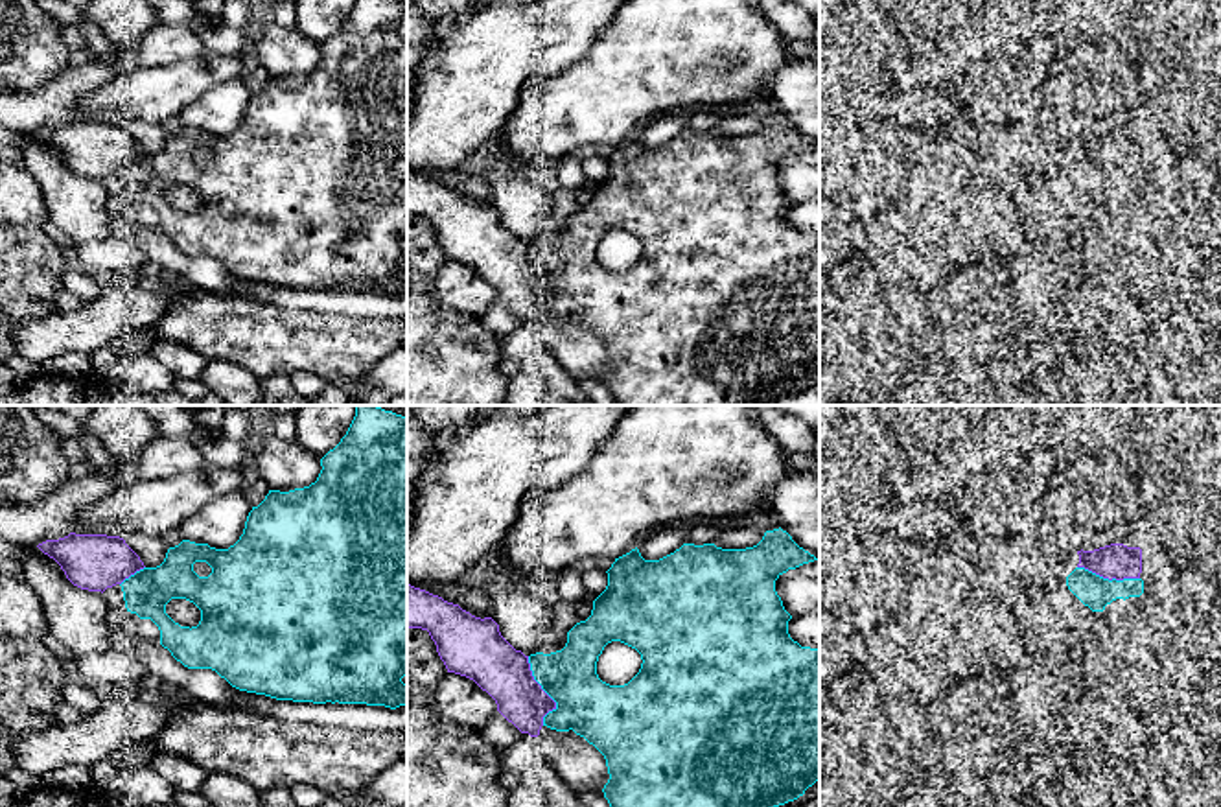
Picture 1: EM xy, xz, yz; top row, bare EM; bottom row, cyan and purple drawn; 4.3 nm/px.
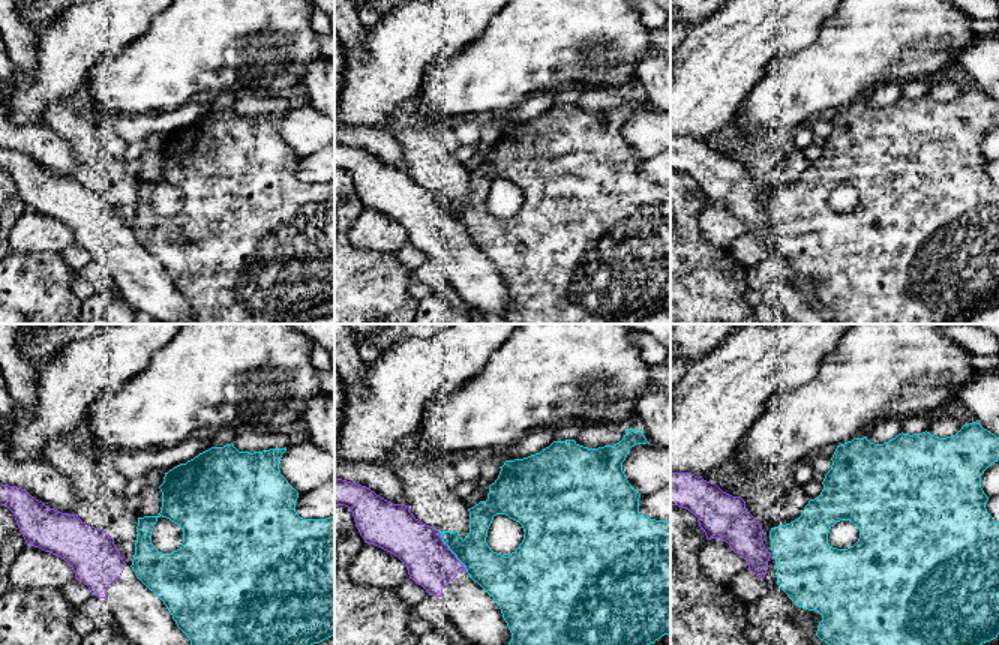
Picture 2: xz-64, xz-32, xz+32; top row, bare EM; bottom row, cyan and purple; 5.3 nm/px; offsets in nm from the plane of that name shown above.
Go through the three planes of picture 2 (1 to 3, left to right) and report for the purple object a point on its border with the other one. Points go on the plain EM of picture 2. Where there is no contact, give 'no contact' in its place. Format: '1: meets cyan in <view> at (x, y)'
1: no contact
2: meets cyan in xz-32 at (450, 213)
3: no contact

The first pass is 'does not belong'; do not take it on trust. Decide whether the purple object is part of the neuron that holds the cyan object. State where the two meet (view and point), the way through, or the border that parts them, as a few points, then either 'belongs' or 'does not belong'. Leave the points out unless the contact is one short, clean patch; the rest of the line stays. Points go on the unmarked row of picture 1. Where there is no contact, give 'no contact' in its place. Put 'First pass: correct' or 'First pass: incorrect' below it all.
contact xz (544, 277); does not belong
First pass: correct

